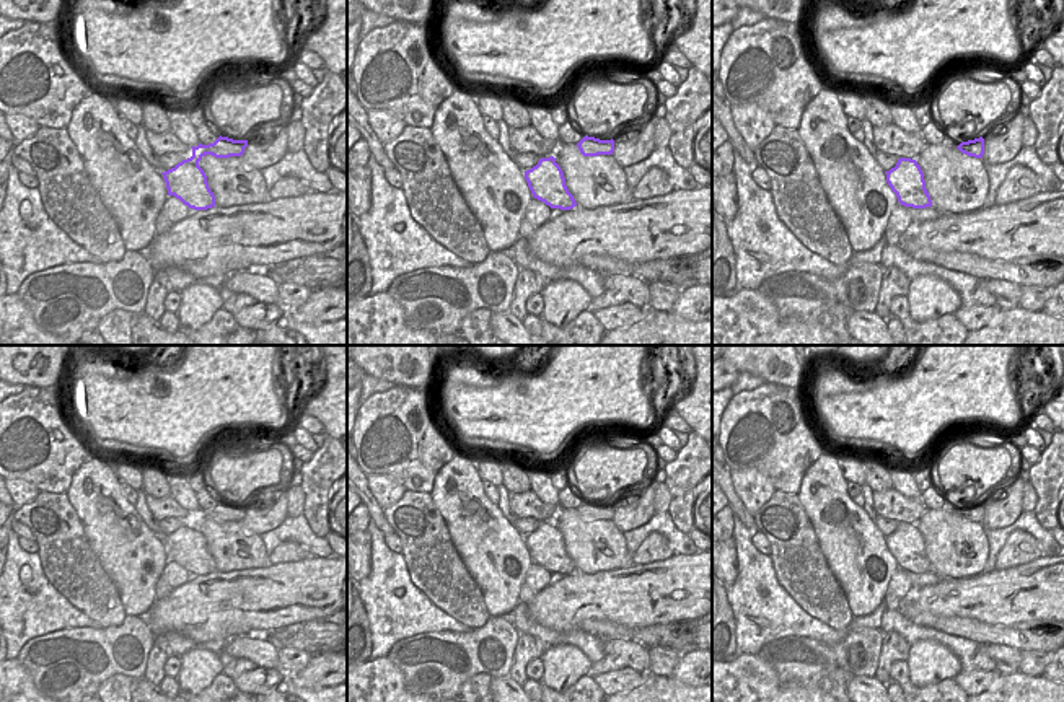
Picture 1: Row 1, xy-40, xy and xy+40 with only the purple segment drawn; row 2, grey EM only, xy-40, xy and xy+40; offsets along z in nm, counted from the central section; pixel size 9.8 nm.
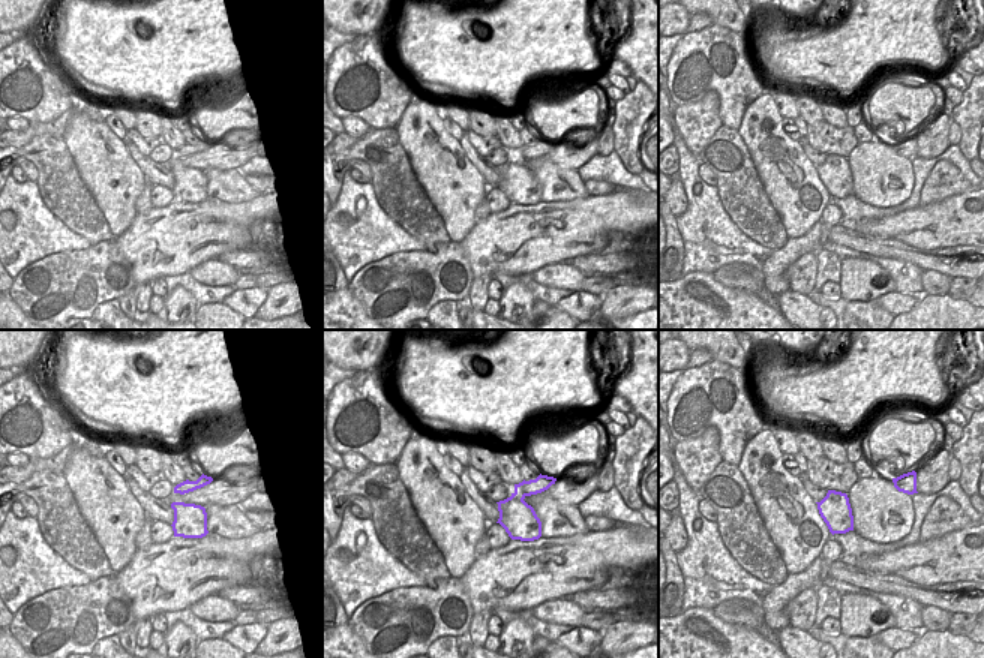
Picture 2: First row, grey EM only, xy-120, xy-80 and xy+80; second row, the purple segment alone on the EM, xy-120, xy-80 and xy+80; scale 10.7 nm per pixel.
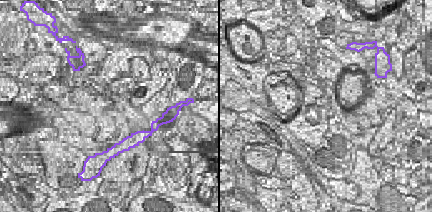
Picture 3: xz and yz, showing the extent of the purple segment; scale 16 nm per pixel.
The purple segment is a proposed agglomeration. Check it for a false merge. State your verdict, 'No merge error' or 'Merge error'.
Merge error

